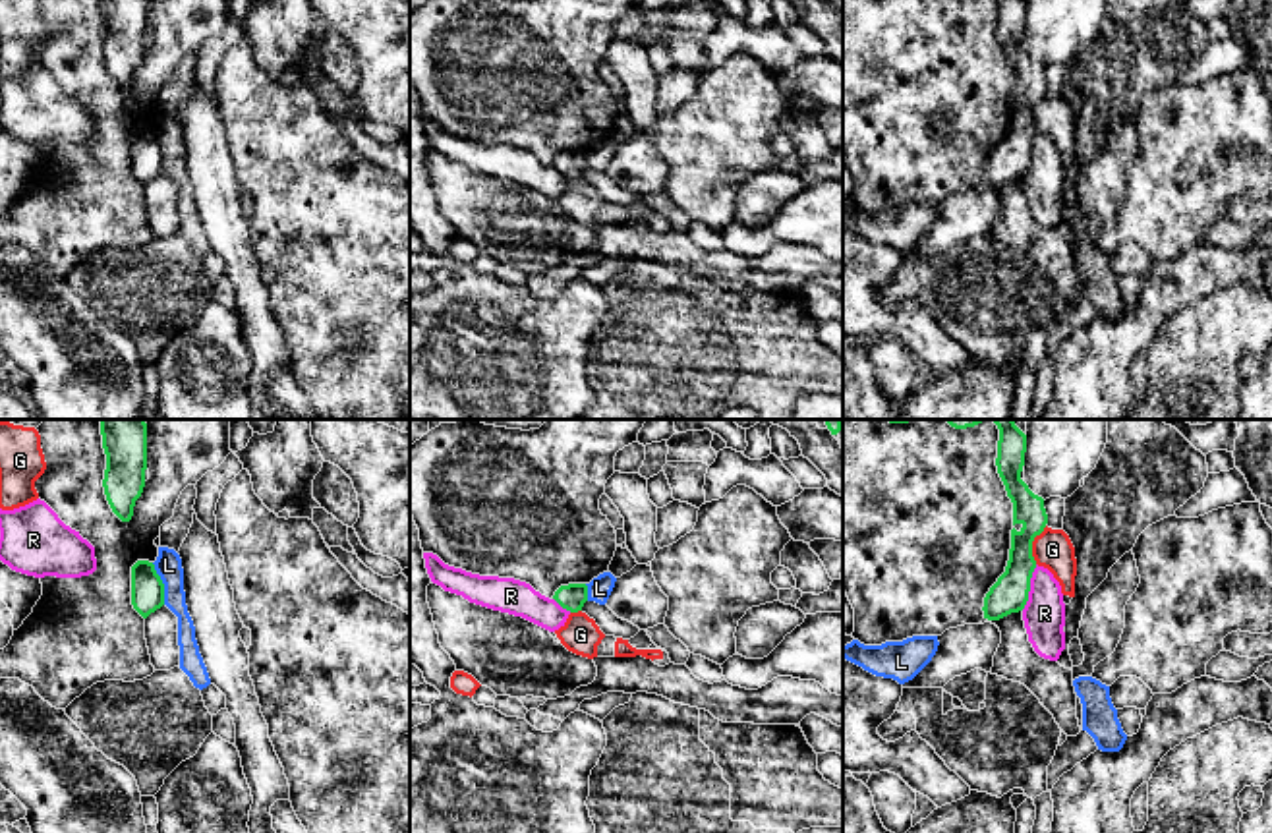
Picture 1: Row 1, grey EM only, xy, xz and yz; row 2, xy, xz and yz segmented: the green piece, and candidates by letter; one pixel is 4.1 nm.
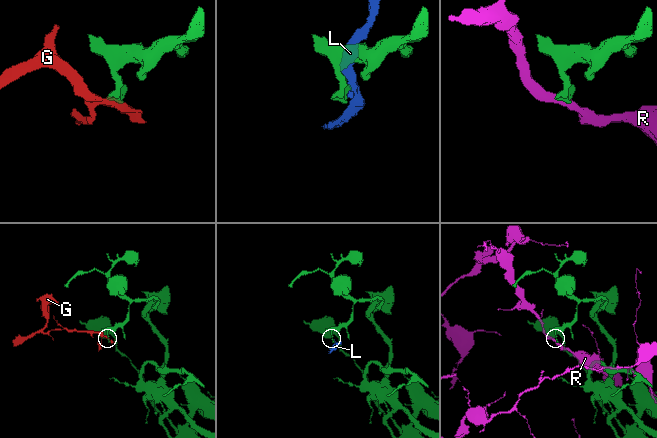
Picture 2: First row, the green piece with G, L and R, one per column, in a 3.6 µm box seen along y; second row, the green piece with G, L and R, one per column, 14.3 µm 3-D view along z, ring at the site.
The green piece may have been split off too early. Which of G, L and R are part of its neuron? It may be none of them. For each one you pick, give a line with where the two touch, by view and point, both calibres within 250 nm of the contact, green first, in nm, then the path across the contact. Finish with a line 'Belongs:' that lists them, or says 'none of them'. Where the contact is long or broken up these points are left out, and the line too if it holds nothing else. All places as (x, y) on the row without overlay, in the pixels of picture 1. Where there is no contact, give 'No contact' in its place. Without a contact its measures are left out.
Belongs: none of them

